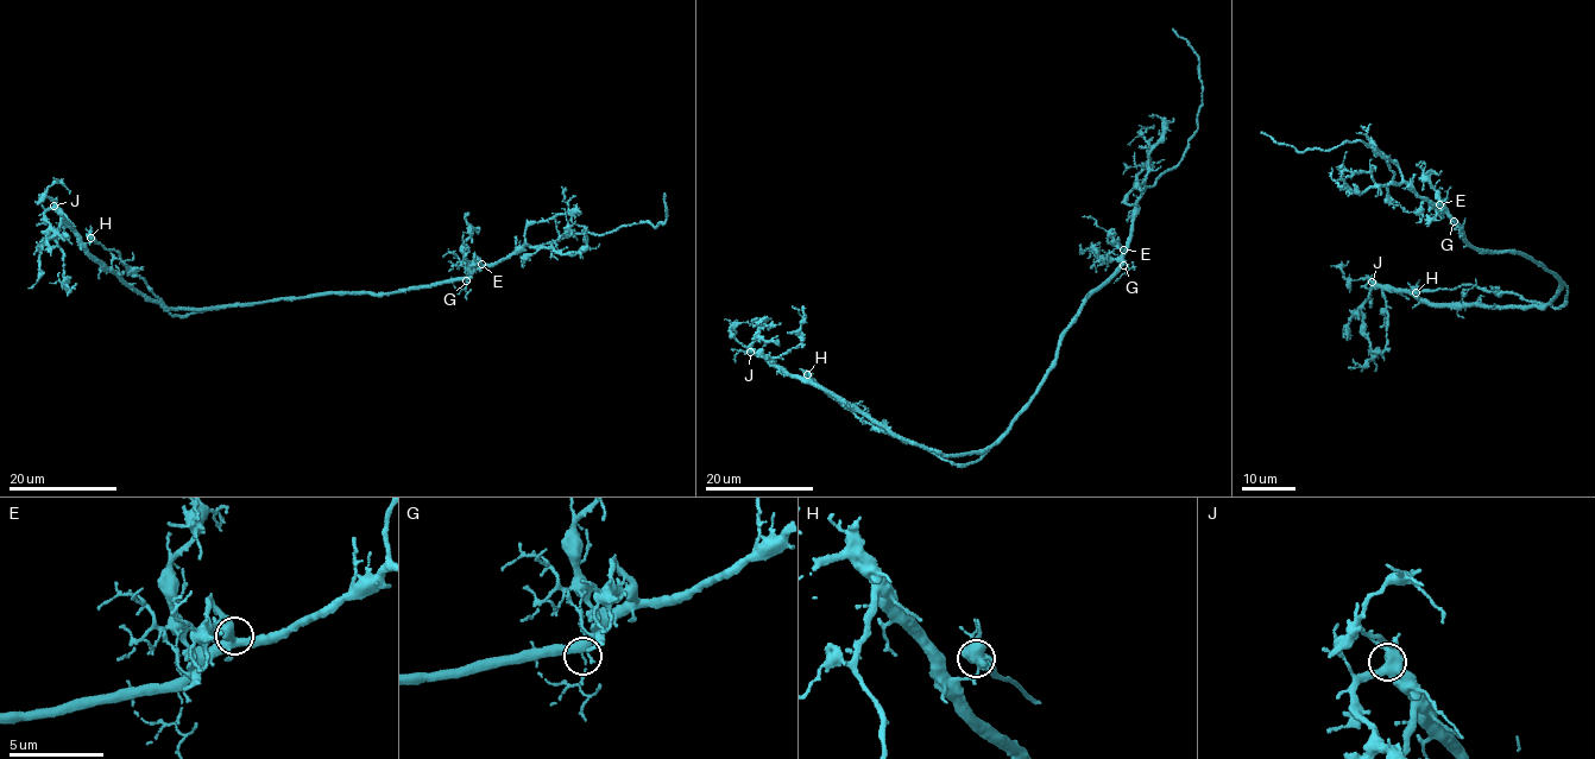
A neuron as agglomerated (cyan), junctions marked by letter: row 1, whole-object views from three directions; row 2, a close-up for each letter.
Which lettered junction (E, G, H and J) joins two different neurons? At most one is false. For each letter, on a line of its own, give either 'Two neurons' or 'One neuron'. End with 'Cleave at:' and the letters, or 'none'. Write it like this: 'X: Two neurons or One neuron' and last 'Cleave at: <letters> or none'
E: One neuron
G: One neuron
H: Two neurons
J: One neuron
Cleave at: H

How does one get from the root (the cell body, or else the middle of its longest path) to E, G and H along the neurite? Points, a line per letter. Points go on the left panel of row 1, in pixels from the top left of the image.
E: (327, 292), (377, 293), (429, 288), (461, 279), (481, 264)
G: (327, 292), (377, 293), (466, 280)
H: (327, 292), (200, 309), (164, 307), (143, 279), (127, 272), (117, 251), (103, 248), (90, 236)

